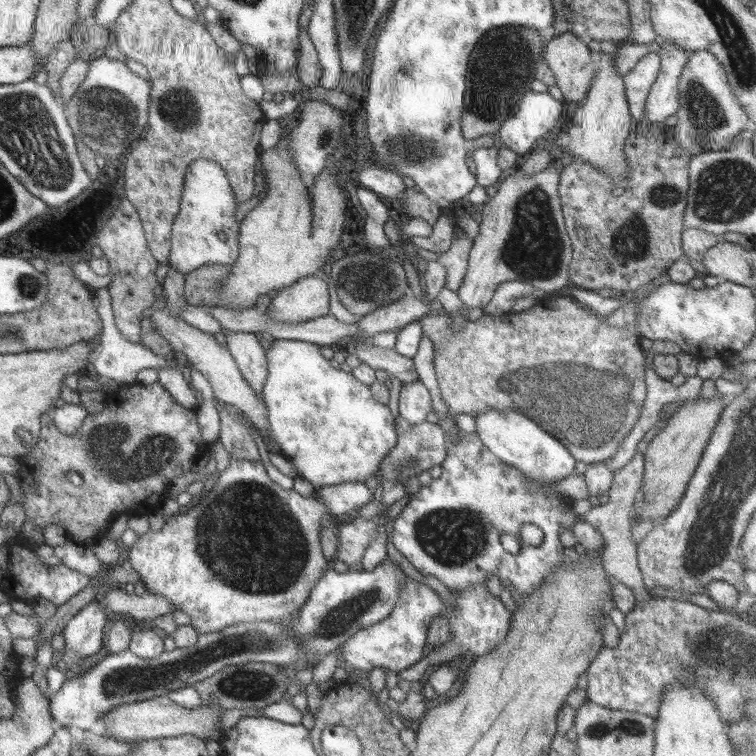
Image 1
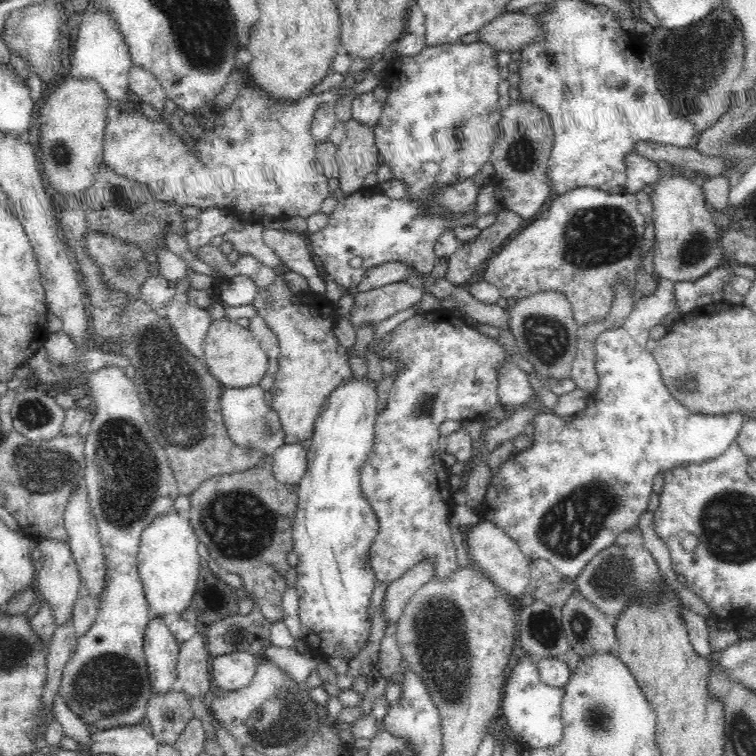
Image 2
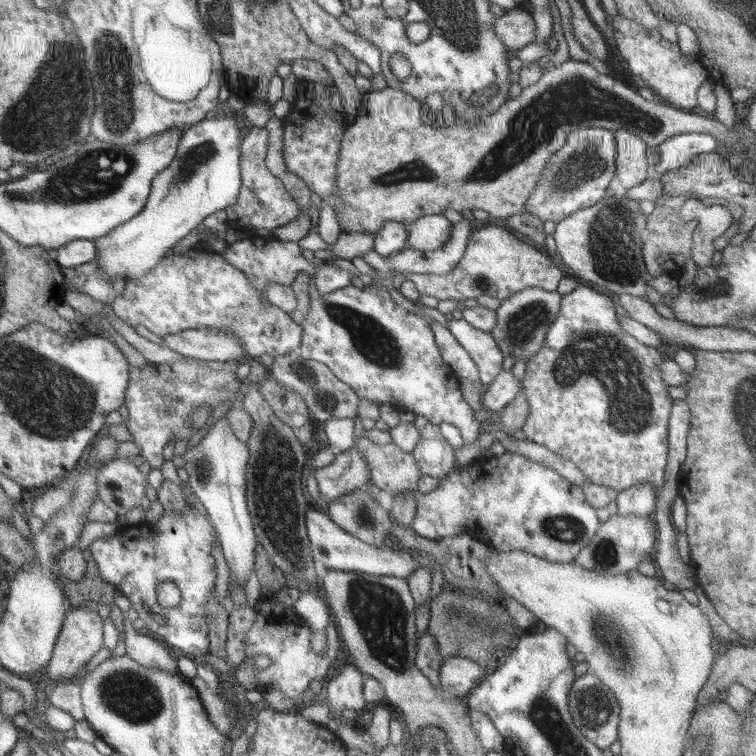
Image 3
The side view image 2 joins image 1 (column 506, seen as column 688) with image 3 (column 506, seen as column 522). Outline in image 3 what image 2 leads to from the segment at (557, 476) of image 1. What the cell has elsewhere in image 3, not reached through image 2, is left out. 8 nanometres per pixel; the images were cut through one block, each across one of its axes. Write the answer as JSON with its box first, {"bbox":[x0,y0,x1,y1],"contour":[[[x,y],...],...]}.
{"bbox":[411,452,601,562],"contour":[[[503,452],[501,456],[493,456],[489,460],[481,456],[467,466],[455,460],[455,468],[449,472],[449,476],[439,478],[435,490],[417,496],[417,510],[411,530],[435,542],[469,534],[483,544],[493,546],[497,552],[523,550],[547,562],[573,562],[577,552],[589,544],[599,526],[601,522],[597,518],[597,512],[591,508],[591,504],[587,504],[579,486],[573,486],[553,468],[531,462],[515,452]]]}

